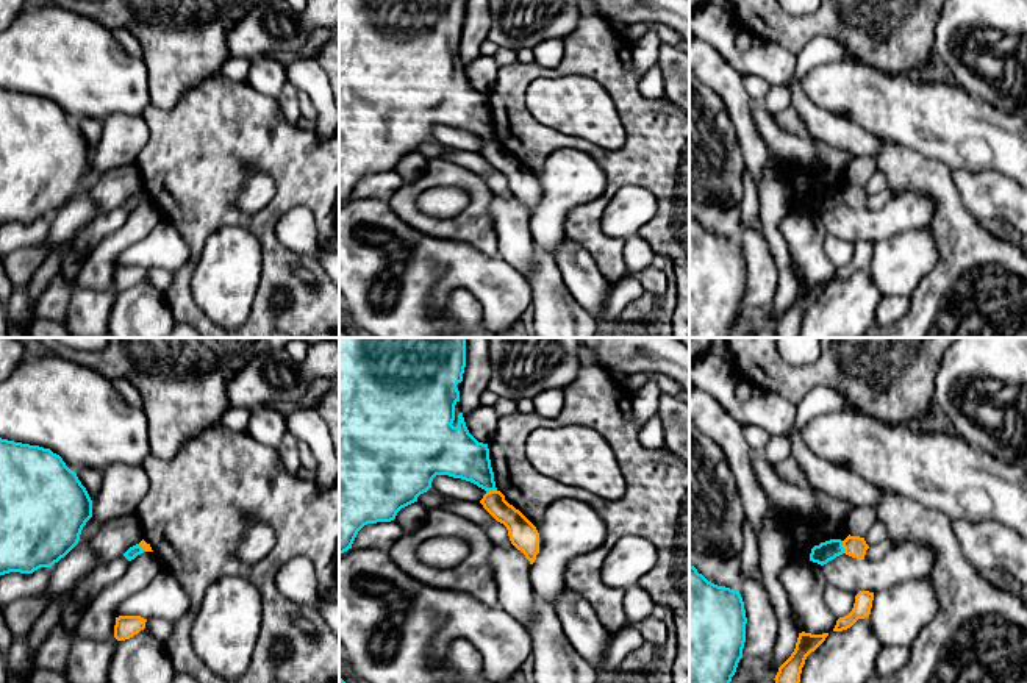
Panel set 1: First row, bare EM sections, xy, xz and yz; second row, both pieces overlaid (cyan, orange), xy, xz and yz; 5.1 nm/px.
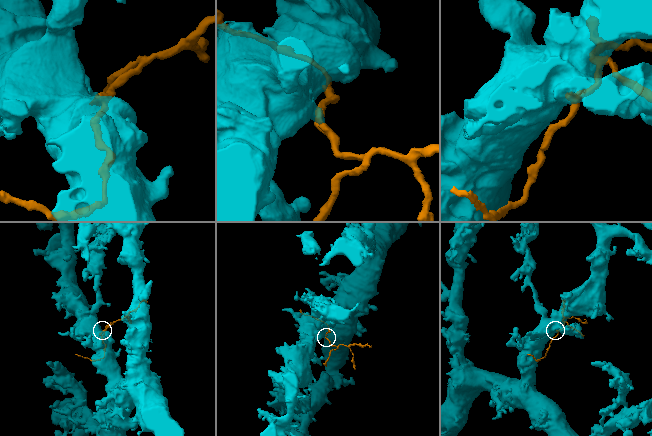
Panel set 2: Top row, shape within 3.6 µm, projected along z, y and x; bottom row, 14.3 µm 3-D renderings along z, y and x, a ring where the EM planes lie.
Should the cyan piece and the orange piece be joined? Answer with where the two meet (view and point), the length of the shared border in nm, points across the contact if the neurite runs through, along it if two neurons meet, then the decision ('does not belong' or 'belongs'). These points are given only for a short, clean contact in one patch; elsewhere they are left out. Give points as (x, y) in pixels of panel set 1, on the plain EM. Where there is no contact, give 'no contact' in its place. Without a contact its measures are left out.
yz (843, 197) | 70 nm | along yz (841, 191), (844, 202) | does not belong

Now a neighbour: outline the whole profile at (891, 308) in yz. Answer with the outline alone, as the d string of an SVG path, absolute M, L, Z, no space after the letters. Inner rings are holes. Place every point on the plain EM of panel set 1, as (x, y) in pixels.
M885 295L877 305L874 325L886 327L900 320L911 305L910 297Z

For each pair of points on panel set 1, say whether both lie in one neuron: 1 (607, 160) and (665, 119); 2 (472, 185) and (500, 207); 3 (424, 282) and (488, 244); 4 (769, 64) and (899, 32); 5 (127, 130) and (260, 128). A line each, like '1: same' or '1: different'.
1: same
2: different
3: different
4: different
5: different

